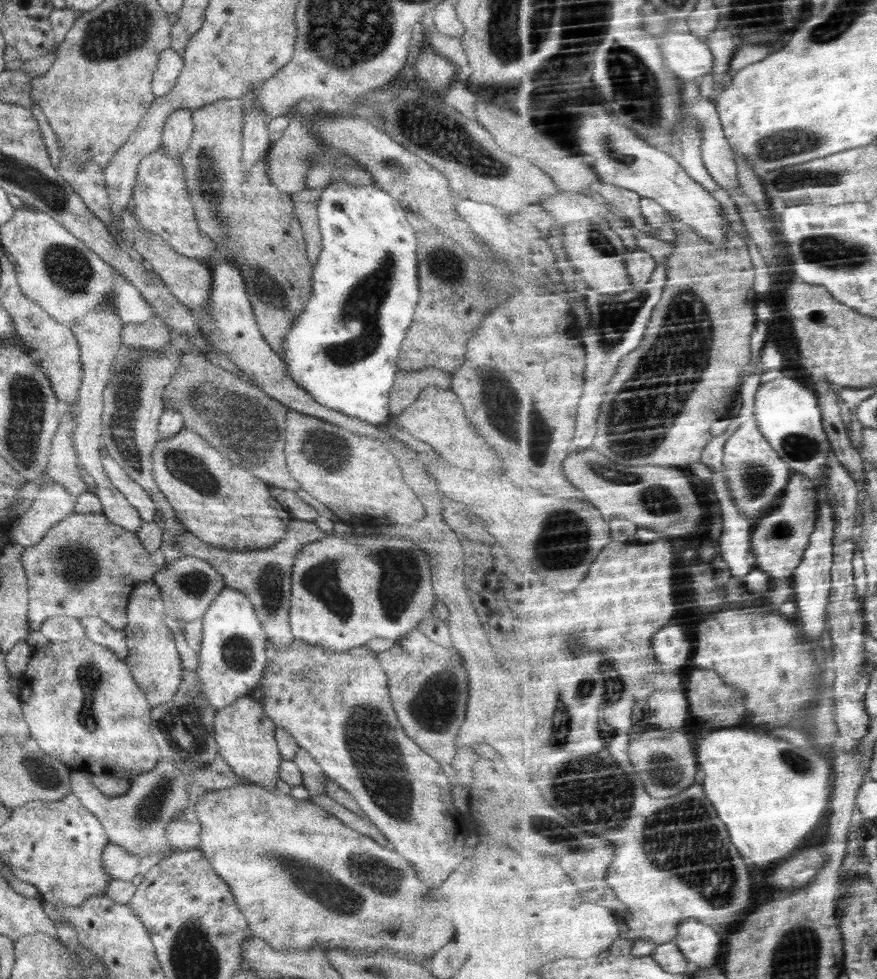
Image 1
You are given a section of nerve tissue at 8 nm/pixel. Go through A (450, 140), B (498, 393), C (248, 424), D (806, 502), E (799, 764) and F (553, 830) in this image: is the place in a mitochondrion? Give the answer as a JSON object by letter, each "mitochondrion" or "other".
{"A":"mitochondrion","B":"mitochondrion","C":"mitochondrion","D":"other","E":"mitochondrion","F":"mitochondrion"}

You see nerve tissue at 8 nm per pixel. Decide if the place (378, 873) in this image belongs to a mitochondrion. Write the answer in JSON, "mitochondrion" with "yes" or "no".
{"mitochondrion":"yes"}

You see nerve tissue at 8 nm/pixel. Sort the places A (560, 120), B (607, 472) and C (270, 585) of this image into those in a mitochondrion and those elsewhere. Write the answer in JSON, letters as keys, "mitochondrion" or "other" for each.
{"A":"other","B":"mitochondrion","C":"mitochondrion"}

